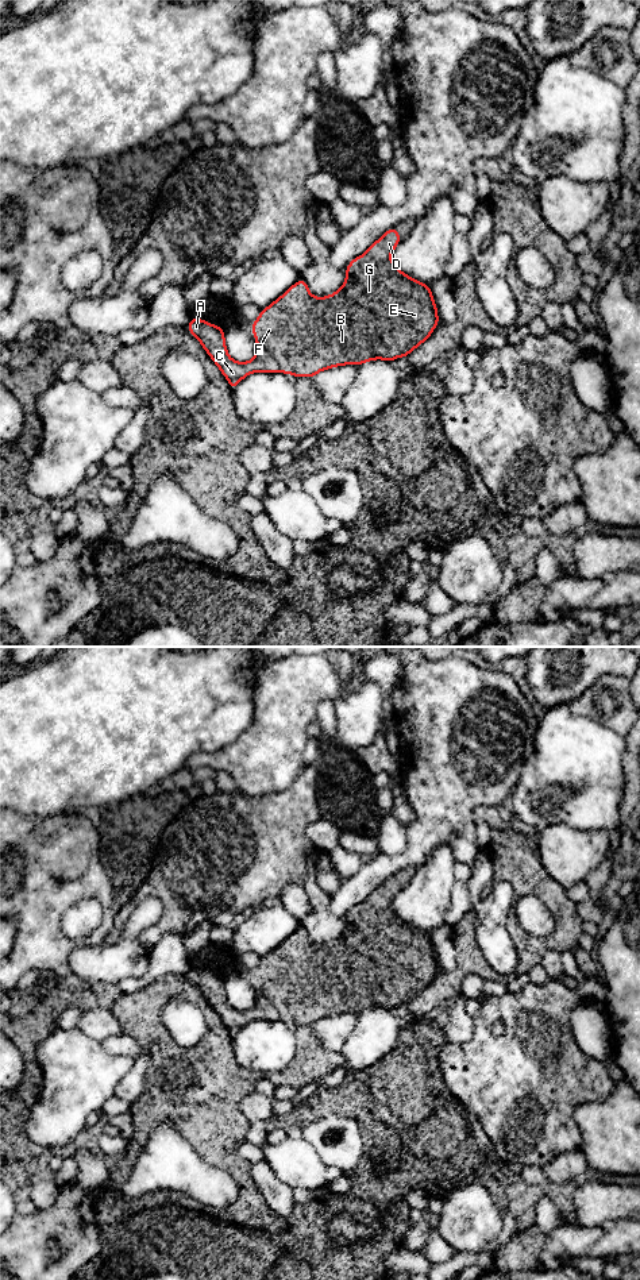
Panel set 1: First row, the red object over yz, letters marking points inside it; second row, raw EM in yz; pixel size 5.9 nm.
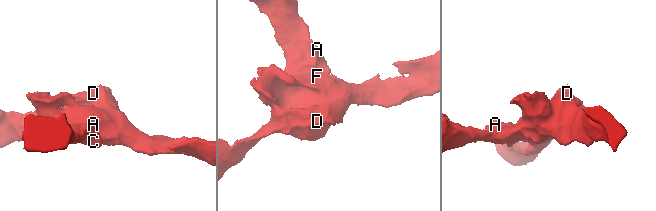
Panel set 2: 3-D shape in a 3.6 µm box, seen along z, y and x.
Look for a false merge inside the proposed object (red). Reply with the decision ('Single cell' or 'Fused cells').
Single cell

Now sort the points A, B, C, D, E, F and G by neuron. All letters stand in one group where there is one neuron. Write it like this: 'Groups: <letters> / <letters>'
Groups: A B C D E F G

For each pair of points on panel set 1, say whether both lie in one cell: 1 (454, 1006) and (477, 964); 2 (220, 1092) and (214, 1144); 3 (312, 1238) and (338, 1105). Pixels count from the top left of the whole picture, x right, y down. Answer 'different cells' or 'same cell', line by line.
1: different cells
2: same cell
3: different cells

